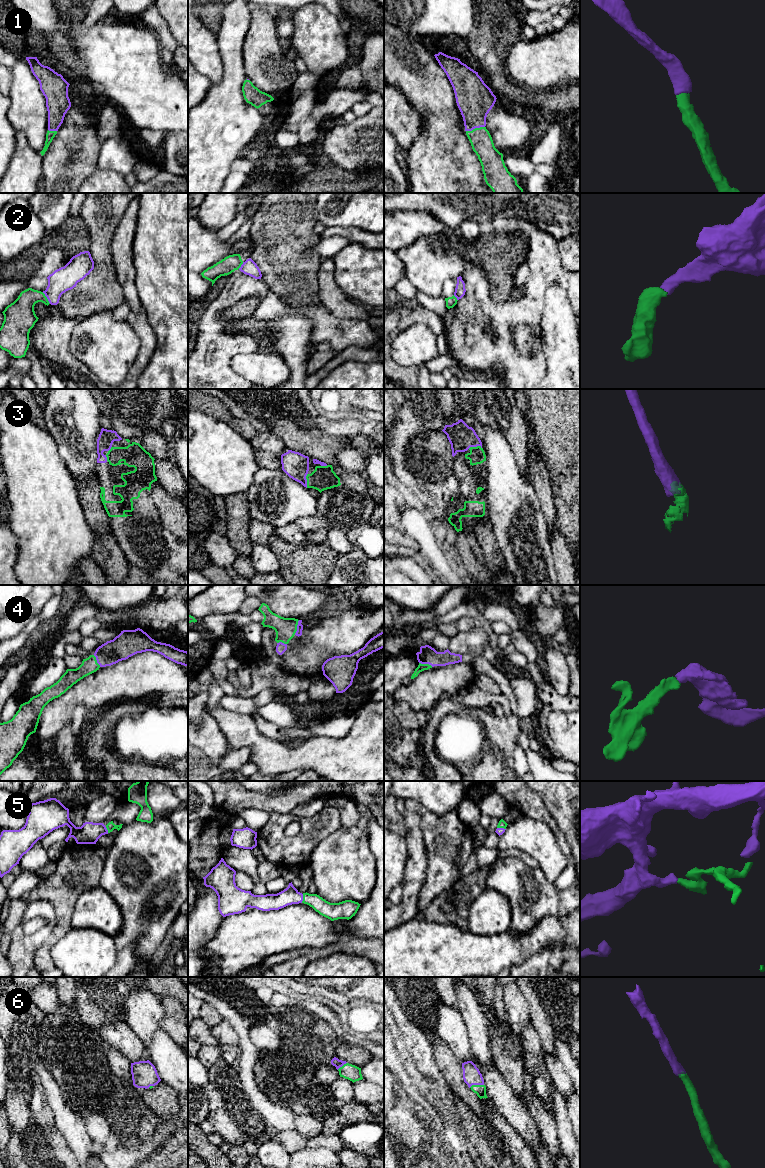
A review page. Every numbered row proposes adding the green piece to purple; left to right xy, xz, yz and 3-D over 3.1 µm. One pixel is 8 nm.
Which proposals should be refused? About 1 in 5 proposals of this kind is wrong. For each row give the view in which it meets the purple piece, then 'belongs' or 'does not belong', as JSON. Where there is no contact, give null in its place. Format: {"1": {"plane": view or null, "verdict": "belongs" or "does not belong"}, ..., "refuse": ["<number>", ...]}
{"1": {"plane": "yz", "verdict": "belongs"}, "2": {"plane": "xy", "verdict": "belongs"}, "3": {"plane": "xz", "verdict": "belongs"}, "4": {"plane": "xz", "verdict": "belongs"}, "5": {"plane": "xz", "verdict": "belongs"}, "6": {"plane": "yz", "verdict": "belongs"}, "refuse": []}

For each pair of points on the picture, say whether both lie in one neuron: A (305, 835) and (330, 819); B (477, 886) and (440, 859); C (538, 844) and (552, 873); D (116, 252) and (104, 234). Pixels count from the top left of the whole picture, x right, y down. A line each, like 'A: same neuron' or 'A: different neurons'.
A: same neuron
B: different neurons
C: same neuron
D: different neurons

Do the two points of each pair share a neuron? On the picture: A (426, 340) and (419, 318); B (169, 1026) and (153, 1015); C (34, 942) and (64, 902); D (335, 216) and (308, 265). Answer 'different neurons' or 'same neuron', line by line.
A: different neurons
B: different neurons
C: different neurons
D: different neurons

